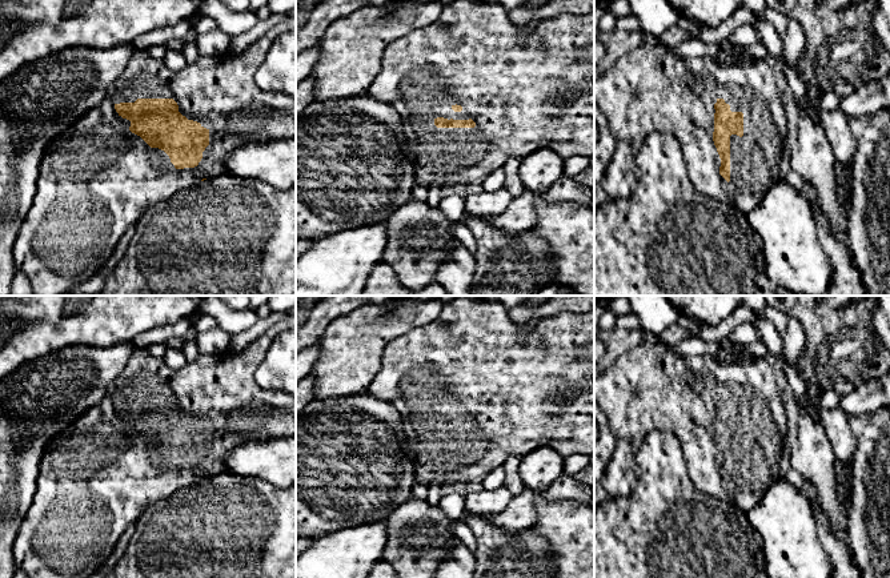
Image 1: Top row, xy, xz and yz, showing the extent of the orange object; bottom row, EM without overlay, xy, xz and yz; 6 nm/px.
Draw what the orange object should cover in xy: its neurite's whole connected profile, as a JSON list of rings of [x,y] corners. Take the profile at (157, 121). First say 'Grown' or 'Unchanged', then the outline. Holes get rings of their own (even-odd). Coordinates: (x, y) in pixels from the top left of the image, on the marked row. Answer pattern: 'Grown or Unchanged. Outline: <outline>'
Grown. Outline: [[[288,17],[270,28],[240,55],[200,56],[195,63],[187,64],[180,71],[171,71],[161,59],[152,59],[148,49],[133,49],[124,72],[109,87],[105,99],[97,107],[79,117],[60,137],[55,139],[41,157],[37,190],[12,249],[16,269],[28,277],[35,296],[68,296],[72,290],[76,290],[81,282],[89,280],[101,270],[123,234],[128,228],[135,226],[148,208],[171,198],[179,192],[199,185],[204,180],[213,180],[224,174],[226,157],[237,148],[254,141],[290,139],[296,136],[296,100],[285,95],[262,91],[254,80],[256,72],[264,63],[276,39],[284,32],[294,28],[296,19]]]

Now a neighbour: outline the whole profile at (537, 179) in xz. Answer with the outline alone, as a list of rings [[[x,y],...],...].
[[[537,149],[521,158],[518,174],[525,190],[544,193],[564,176],[564,160],[550,149]]]

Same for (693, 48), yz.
[[[645,32],[641,33],[642,33],[644,44],[669,48],[673,52],[673,55],[678,59],[703,57],[703,56],[715,59],[723,51],[719,45],[705,43],[701,39],[689,40],[670,47],[670,45],[664,45],[660,41],[660,36],[657,35],[650,35]]]

